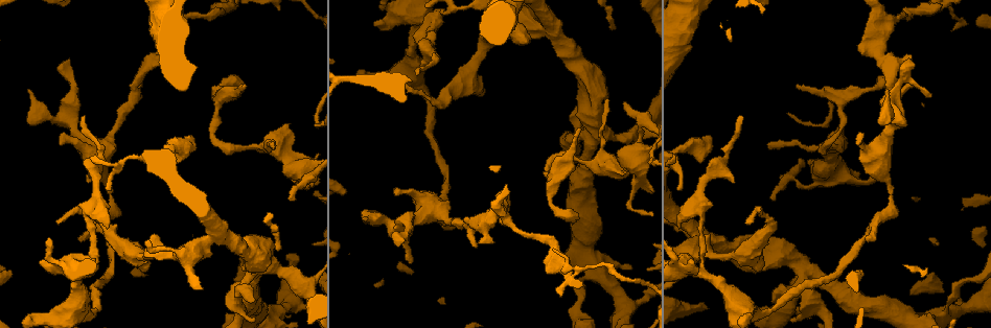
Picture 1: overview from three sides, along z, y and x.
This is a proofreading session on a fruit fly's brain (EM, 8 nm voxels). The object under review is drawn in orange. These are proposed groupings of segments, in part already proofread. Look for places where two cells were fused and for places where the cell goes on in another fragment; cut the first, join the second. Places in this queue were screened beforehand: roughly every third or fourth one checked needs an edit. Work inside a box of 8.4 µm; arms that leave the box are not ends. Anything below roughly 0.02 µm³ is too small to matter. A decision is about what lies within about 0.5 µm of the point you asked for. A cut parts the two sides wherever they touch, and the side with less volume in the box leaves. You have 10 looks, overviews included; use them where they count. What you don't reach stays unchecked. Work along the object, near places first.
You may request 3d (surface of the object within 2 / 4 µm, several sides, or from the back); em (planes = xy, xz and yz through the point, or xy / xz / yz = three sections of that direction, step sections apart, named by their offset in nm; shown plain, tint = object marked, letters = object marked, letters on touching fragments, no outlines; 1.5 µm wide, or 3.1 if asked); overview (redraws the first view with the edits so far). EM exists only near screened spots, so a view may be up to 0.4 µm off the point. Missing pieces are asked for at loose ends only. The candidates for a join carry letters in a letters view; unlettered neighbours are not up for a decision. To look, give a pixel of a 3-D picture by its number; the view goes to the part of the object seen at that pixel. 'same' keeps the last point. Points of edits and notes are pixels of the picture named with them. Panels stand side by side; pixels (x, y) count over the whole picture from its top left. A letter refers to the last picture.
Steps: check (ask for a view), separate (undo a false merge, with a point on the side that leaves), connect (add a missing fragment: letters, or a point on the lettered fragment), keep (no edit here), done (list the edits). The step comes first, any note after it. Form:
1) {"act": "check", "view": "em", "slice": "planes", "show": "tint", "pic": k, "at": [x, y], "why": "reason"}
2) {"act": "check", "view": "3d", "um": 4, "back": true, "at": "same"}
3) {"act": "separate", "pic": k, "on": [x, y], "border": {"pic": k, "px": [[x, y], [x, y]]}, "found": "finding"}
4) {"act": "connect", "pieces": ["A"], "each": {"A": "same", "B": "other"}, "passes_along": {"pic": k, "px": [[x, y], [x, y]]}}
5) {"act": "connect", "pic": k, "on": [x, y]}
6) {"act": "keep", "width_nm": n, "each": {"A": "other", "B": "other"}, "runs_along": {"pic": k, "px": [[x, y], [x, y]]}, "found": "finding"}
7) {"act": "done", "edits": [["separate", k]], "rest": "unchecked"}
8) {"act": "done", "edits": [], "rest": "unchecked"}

{"act": "check", "view": "em", "slice": "planes", "show": "plain", "pic": 1, "at": [550, 200], "why": "a narrow waist"}

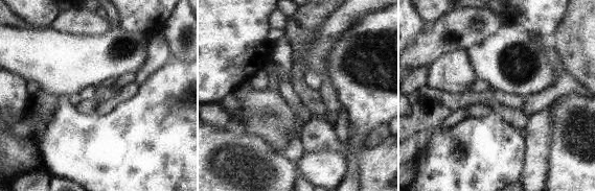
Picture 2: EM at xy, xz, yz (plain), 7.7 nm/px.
{"act": "check", "view": "em", "slice": "planes", "show": "tint", "at": "same", "why": "where the object lies"}

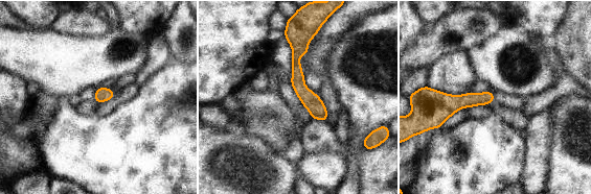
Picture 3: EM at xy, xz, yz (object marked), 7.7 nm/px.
{"act": "check", "view": "em", "slice": "planes", "show": "letters", "at": "same", "why": "what lies round it"}

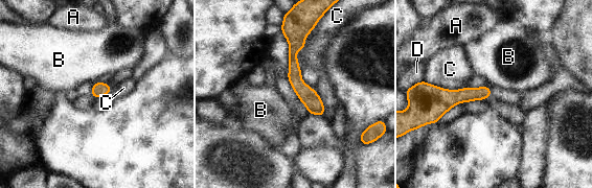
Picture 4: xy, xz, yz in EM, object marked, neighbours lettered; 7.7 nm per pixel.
{"act": "keep", "width_nm": 100, "each": {"A": "other", "B": "other", "C": "other", "D": "other"}, "found": "continuous, no second cell"}

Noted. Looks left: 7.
{"act": "check", "view": "3d", "um": 4, "pic": 1, "at": [249, 148], "why": "thick turns thin"}

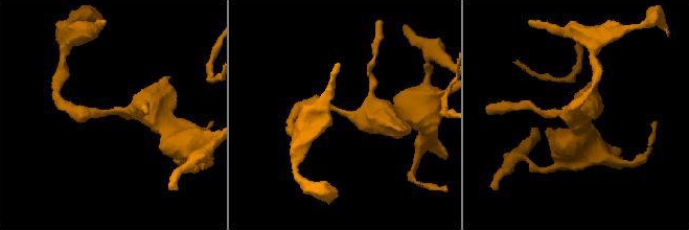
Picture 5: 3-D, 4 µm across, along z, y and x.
{"act": "check", "view": "em", "slice": "planes", "show": "plain", "pic": 5, "at": [343, 112], "arm_widths_nm": [200, 340], "why": "now the EM"}

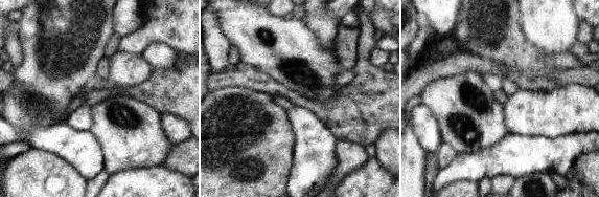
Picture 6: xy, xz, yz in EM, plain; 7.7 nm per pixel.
{"act": "check", "view": "em", "slice": "planes", "show": "letters", "at": "same", "why": "what lies round it"}

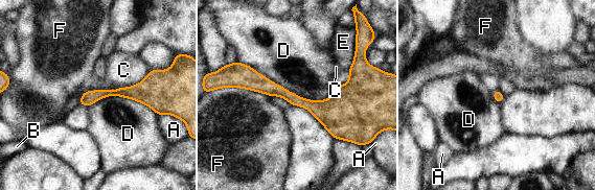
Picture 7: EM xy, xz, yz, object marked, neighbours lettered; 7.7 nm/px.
{"act": "keep", "each": {"A": "other", "B": "other", "C": "other", "D": "other", "E": "other", "F": "other"}, "border": {"pic": 7, "px": [[236, 61], [309, 99], [334, 91]]}, "found": "continuous, no second cell"}

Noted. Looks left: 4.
{"act": "check", "view": "3d", "um": 4, "back": true, "pic": 1, "at": [578, 128]}

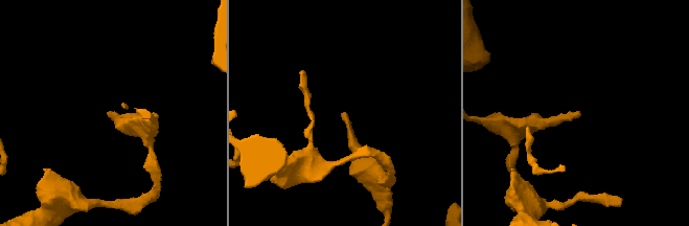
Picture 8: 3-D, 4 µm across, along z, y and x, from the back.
{"act": "check", "view": "em", "slice": "yz", "step": 4, "show": "tint", "pic": 8, "at": [578, 114], "why": "need the tissue"}

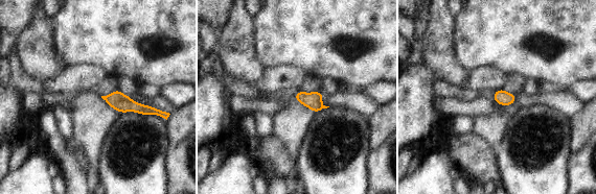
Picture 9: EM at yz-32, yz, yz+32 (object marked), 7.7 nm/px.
{"act": "check", "view": "em", "slice": "planes", "show": "letters", "at": "same"}

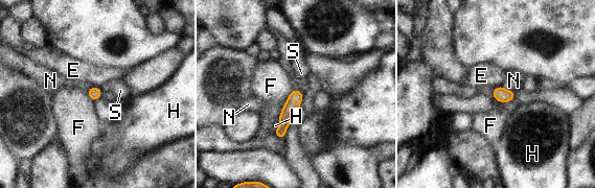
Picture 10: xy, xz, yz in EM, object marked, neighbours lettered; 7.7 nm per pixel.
{"act": "keep", "each": {"E": "other", "F": "other", "H": "other", "N": "other", "S": "other"}, "found": "none of them fits"}

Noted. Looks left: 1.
{"act": "done", "edits": [], "rest": "unchecked"}

